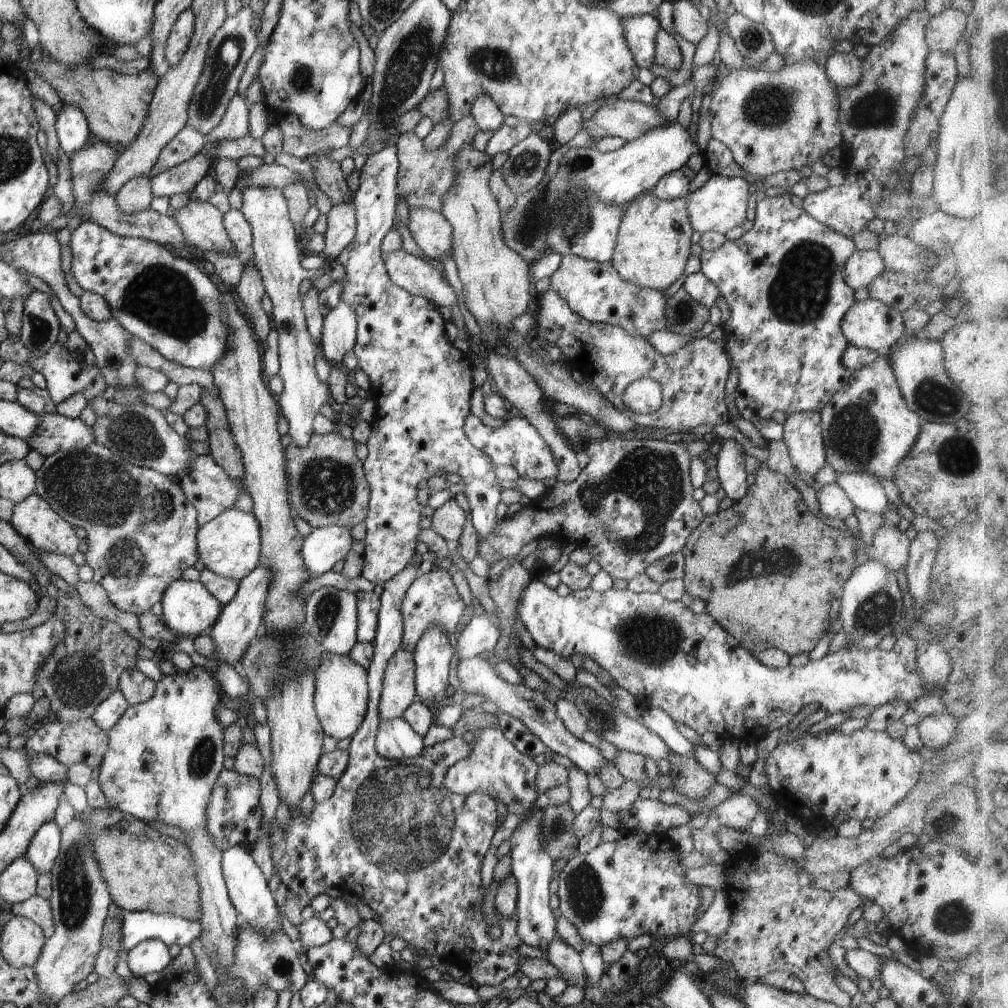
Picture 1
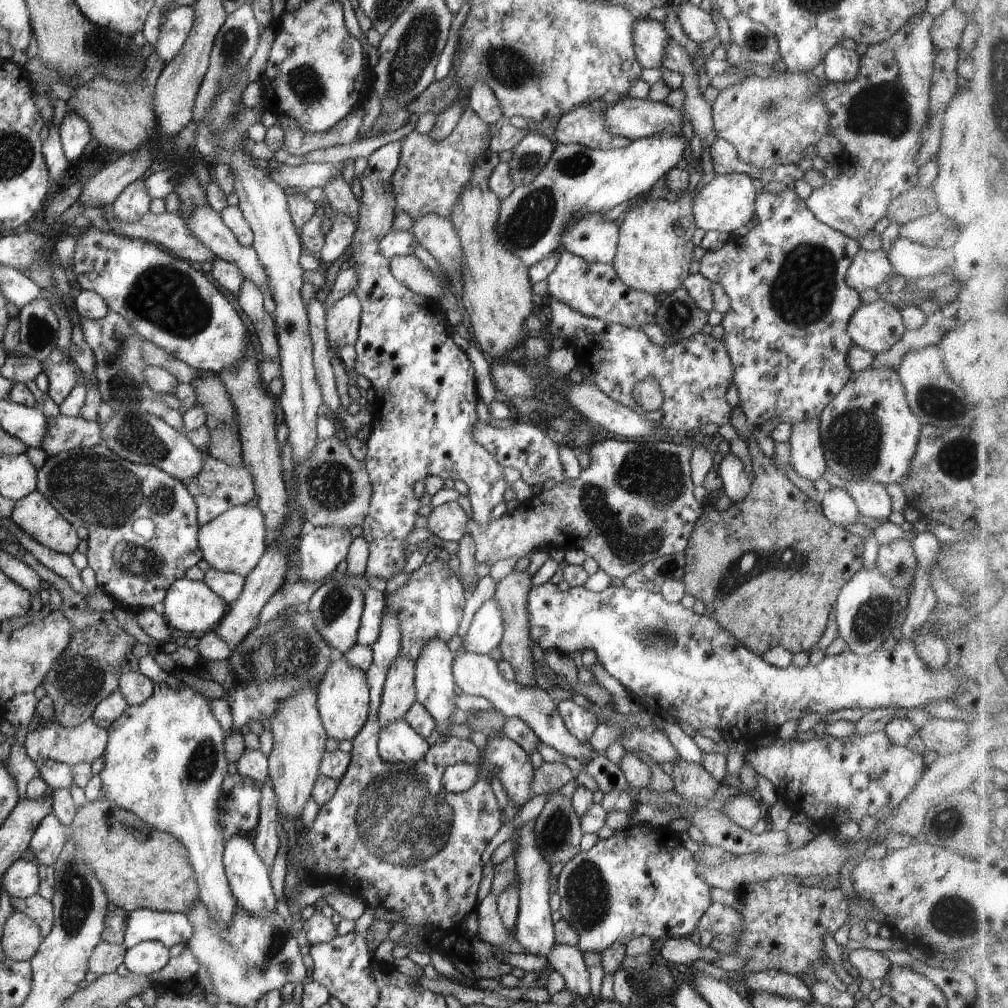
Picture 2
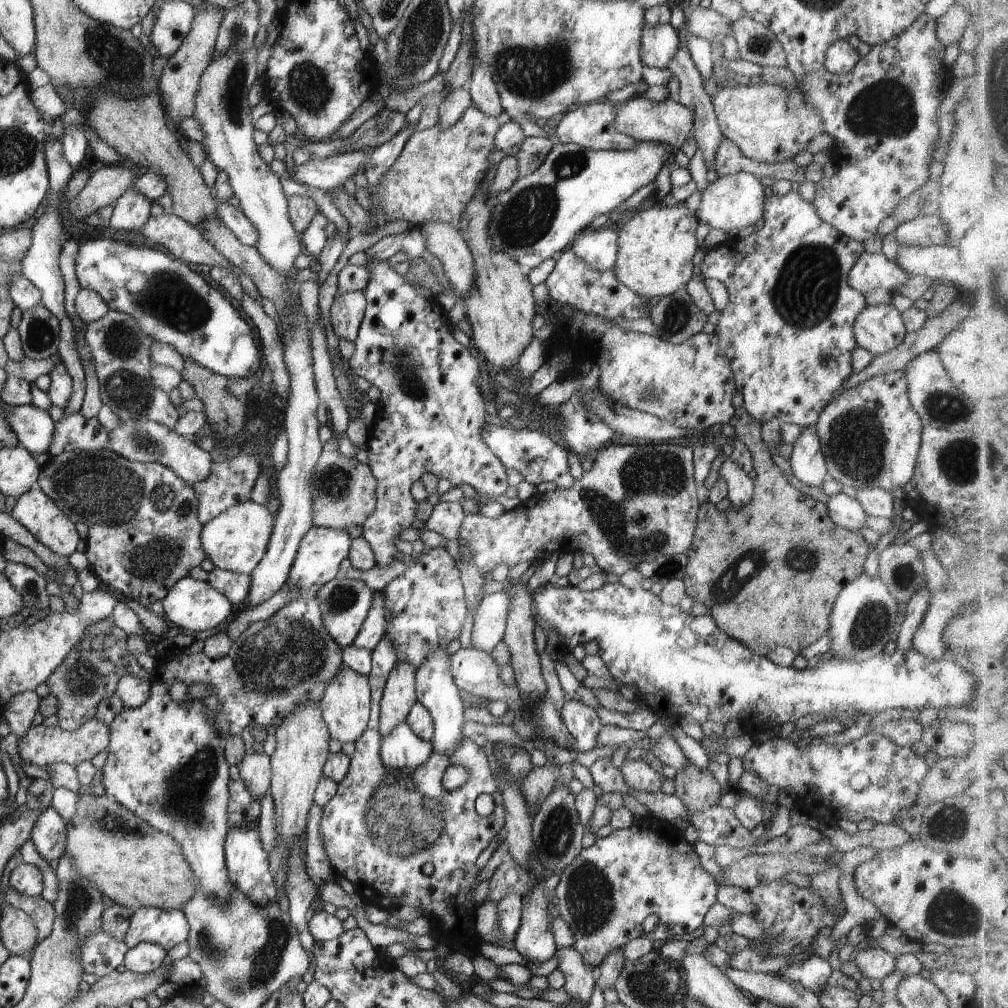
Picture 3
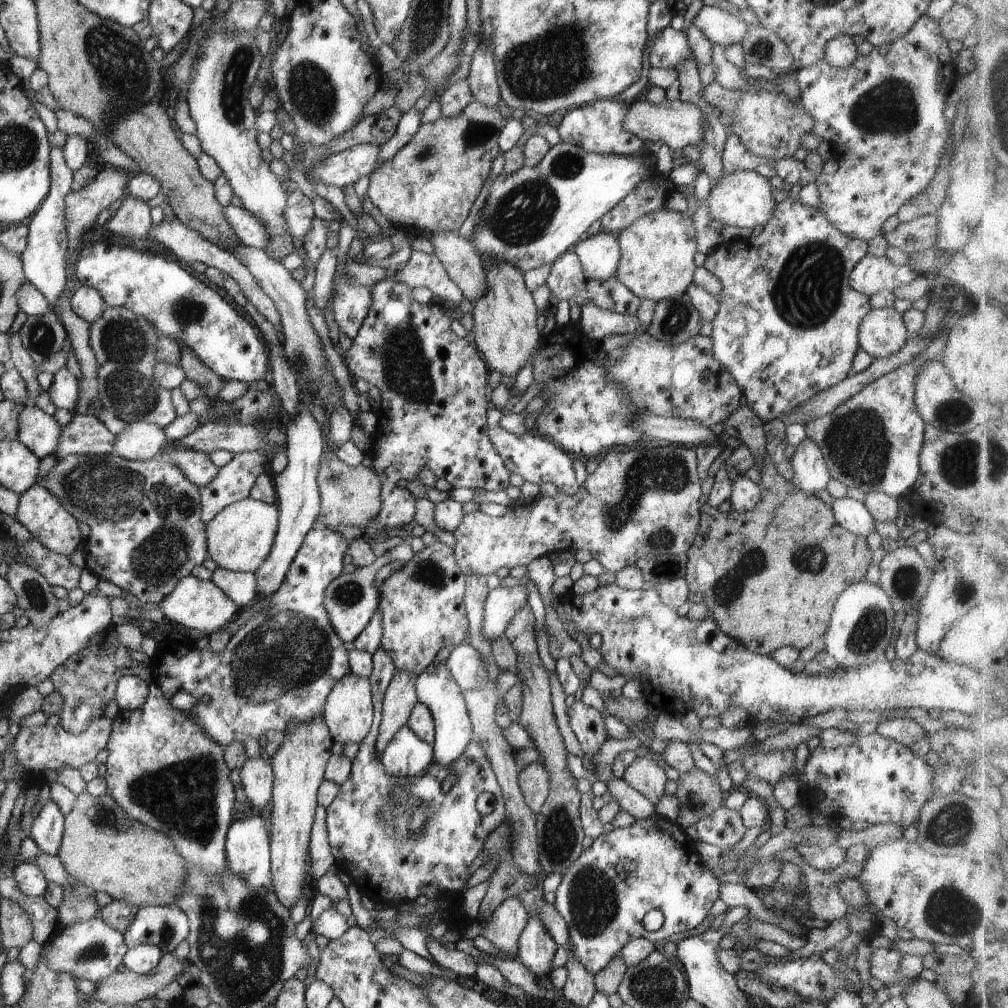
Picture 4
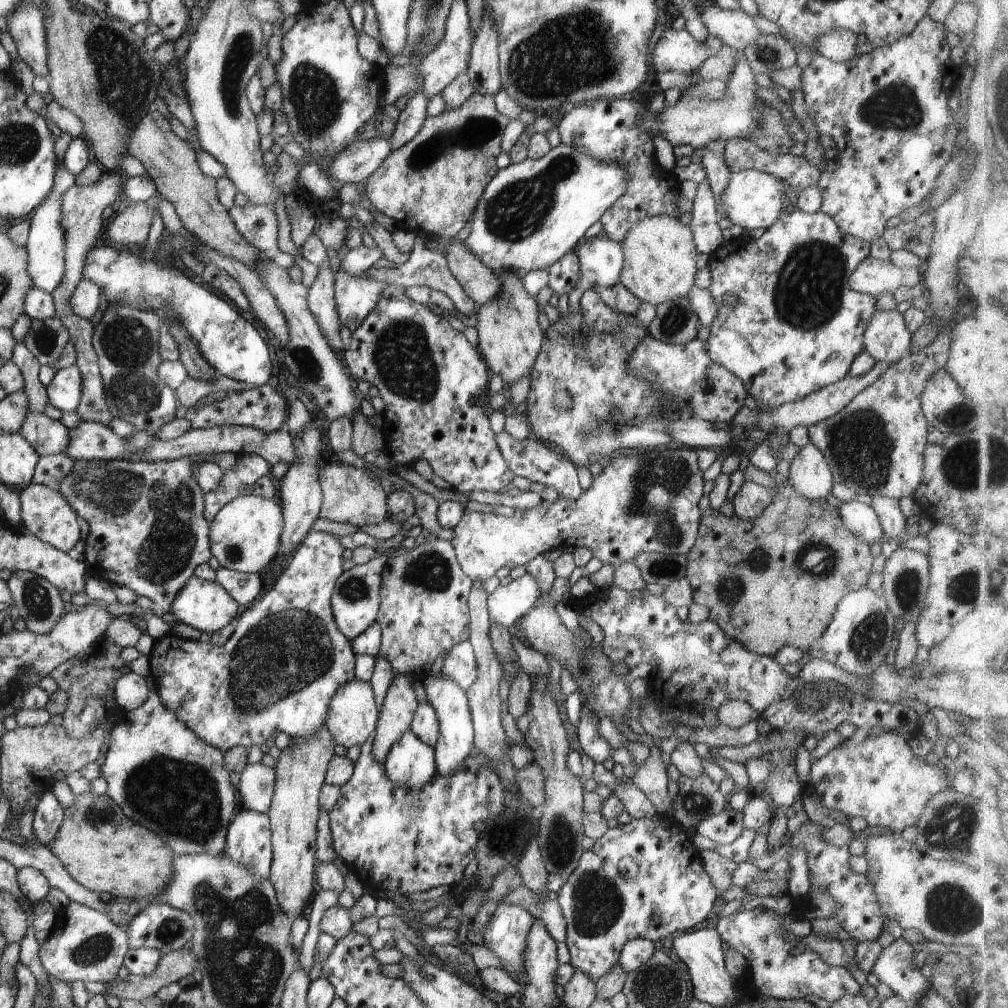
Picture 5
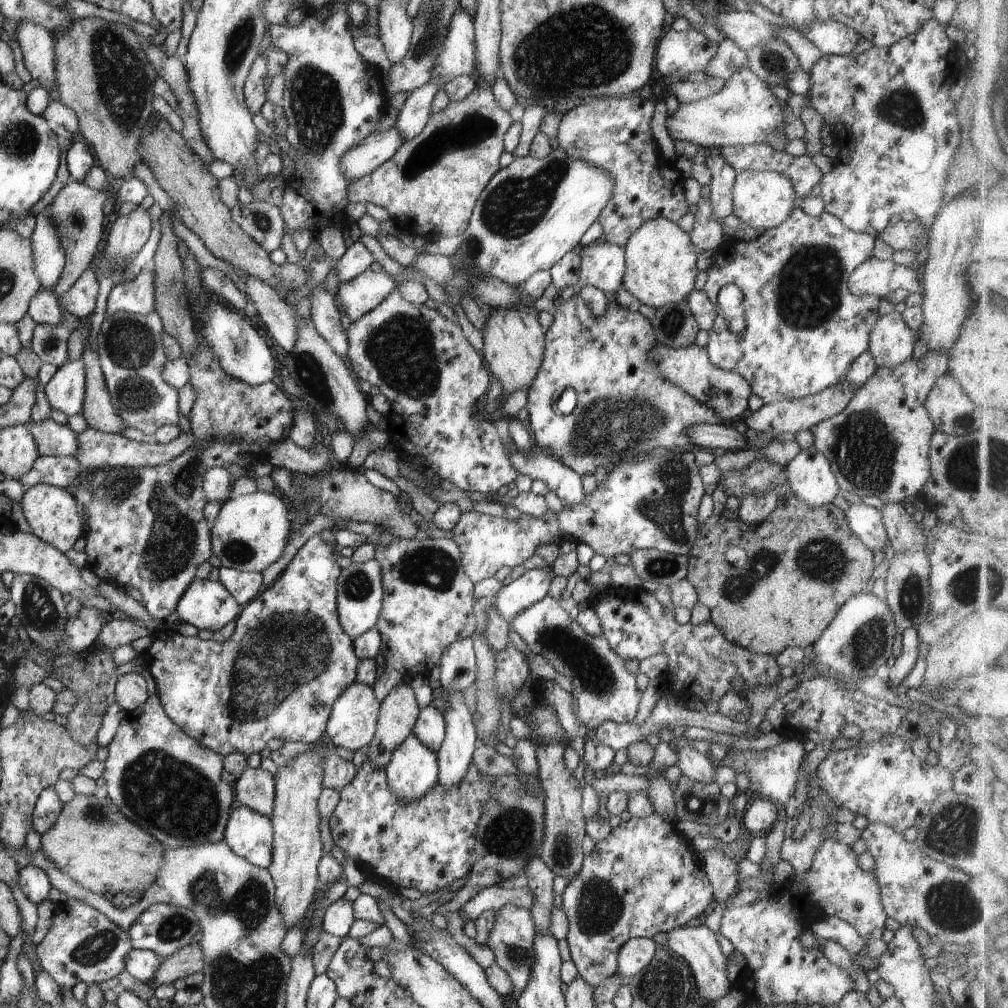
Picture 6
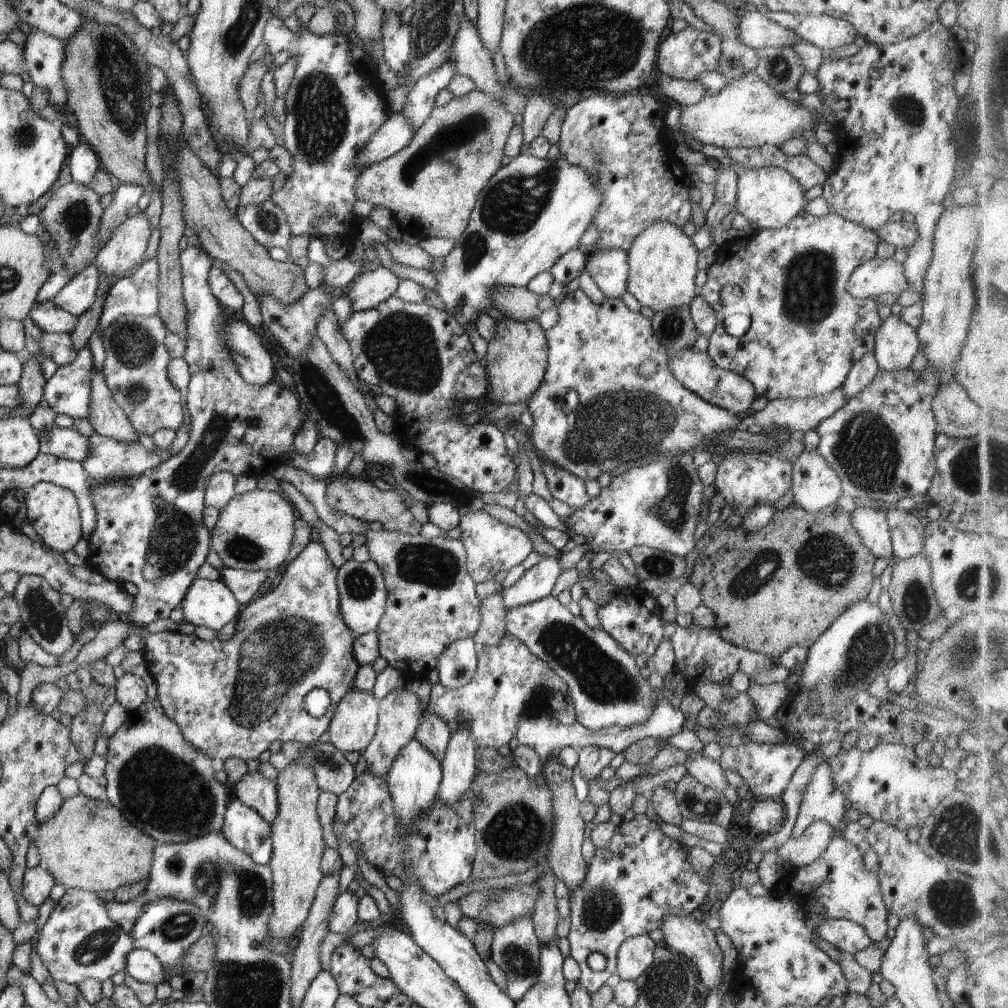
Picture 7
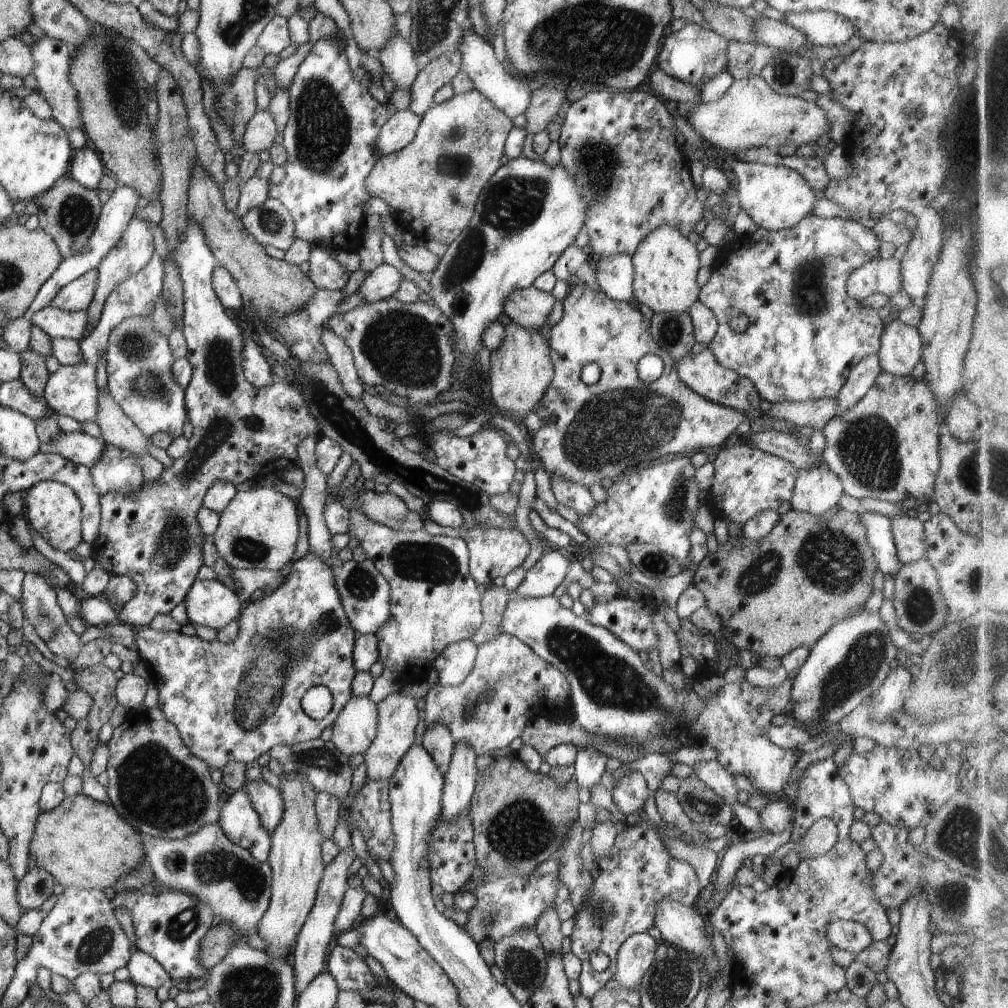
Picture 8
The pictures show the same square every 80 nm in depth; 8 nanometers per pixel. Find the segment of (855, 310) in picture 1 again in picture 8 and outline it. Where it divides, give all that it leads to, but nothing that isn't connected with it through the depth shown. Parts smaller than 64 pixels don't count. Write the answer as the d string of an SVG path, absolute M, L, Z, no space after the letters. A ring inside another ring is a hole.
M900 319L885 323L880 336L878 355L880 366L894 376L908 376L919 363L923 351L923 342L917 327L904 324Z

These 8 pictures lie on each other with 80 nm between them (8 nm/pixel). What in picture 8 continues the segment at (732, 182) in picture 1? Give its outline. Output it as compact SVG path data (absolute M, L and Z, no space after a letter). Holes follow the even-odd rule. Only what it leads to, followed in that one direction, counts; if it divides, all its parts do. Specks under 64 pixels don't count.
M737 158L730 161L730 168L736 174L735 202L740 203L741 210L744 210L759 228L783 231L798 224L812 212L817 199L814 189L801 174L786 167L747 163Z

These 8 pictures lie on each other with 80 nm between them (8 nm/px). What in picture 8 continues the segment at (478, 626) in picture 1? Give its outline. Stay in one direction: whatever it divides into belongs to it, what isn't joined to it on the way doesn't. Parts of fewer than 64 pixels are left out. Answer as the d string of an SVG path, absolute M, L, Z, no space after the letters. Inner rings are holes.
M551 547L549 551L544 551L538 562L527 570L524 582L512 592L511 599L516 597L536 598L553 594L566 576L572 562L566 556L562 556L558 548Z

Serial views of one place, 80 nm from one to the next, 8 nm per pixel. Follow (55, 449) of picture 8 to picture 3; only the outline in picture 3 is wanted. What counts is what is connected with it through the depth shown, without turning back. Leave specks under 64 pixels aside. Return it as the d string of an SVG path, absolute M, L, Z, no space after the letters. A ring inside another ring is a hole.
M7 406L7 423L19 439L19 446L33 454L47 452L53 439L55 421L37 406Z

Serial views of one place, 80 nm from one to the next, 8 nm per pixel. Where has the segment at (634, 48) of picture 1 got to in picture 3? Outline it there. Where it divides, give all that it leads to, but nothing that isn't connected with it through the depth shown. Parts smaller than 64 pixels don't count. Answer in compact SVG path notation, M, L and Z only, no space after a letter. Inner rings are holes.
M646 23L640 45L640 56L644 66L666 68L684 43L680 37L682 36L676 34L675 28L670 23L655 26Z

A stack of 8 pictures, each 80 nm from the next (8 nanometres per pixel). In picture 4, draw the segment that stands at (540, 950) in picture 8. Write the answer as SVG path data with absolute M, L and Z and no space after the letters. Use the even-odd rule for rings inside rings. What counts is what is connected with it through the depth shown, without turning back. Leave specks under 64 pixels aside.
M508 897L504 902L498 905L498 908L491 914L490 922L482 926L482 935L487 938L490 943L495 944L499 951L507 952L509 958L517 958L518 939L525 924L528 922L528 912L522 901L518 897Z

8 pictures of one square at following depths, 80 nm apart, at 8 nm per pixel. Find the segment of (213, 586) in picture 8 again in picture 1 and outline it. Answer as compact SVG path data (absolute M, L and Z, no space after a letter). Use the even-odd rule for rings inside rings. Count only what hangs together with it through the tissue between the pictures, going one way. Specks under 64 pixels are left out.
M182 578L167 586L161 603L163 623L182 636L201 635L216 622L223 607L200 581Z

